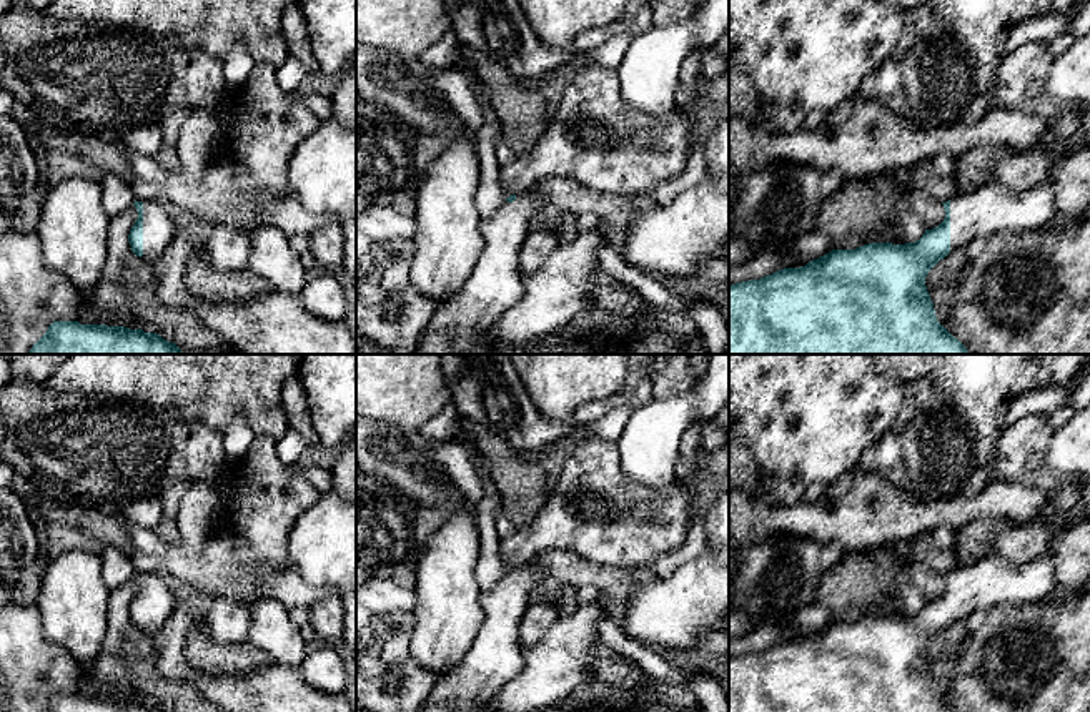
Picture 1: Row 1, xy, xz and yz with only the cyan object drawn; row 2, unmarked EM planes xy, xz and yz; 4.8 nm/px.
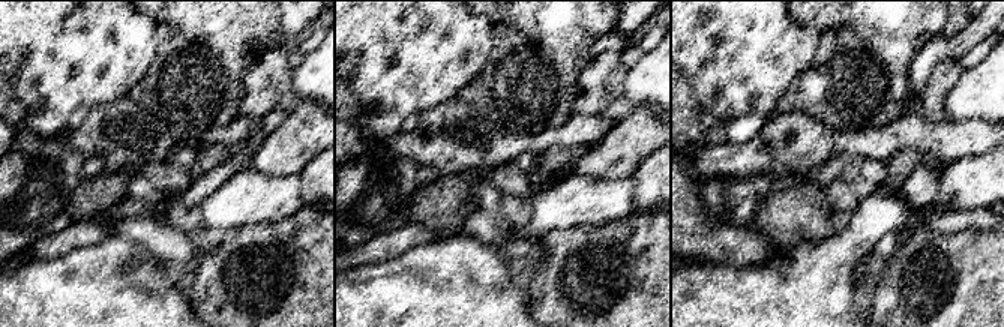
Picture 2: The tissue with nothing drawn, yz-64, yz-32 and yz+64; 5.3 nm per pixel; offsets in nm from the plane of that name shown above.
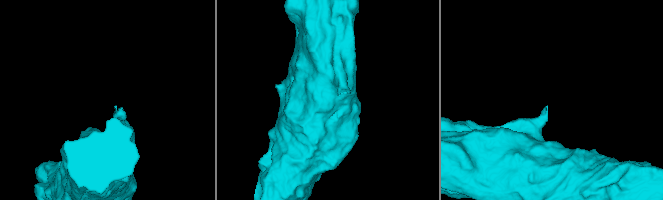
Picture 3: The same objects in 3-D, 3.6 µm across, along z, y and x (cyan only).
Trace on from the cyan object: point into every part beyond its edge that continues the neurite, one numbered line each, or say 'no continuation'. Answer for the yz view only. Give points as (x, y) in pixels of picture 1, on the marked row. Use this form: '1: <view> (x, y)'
1: yz (990, 208)

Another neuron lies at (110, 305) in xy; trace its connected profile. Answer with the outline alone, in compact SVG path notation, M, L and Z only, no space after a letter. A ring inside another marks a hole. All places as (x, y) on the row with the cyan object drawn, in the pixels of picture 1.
M135 205L110 218L107 261L88 303L97 324L140 328L131 314L130 298L121 288L120 276L126 266L126 255L131 250L128 235L136 218L138 211Z

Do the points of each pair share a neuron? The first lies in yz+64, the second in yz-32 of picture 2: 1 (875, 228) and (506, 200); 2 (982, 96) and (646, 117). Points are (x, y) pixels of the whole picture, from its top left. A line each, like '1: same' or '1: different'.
1: different
2: different

